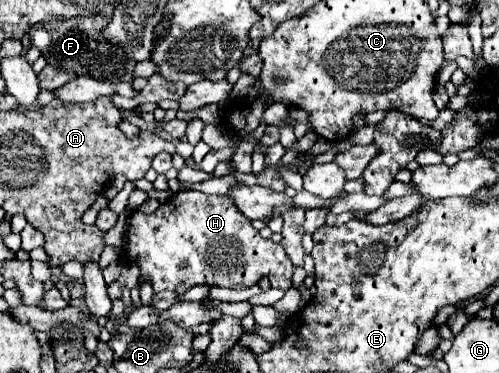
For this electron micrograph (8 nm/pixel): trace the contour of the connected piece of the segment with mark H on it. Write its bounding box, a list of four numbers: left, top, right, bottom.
[127,190,293,296]

